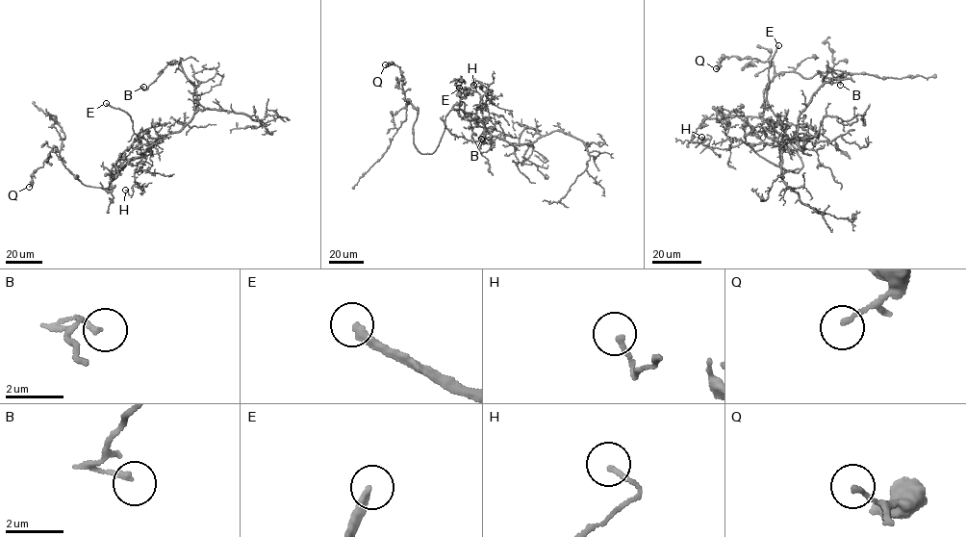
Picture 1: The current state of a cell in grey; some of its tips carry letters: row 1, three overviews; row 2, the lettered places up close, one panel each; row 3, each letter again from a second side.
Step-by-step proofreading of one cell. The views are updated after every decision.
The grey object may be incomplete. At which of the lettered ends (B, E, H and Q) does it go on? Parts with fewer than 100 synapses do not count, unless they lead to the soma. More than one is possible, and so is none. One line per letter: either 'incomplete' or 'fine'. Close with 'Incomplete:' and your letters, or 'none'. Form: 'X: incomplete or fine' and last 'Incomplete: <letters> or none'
B: fine
E: incomplete
H: fine
Q: fine
Incomplete: E

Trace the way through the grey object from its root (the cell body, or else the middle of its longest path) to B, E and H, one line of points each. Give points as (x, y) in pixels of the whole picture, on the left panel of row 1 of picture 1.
B: (112, 181), (150, 142), (178, 132), (203, 109), (179, 62), (171, 61), (143, 87)
E: (112, 181), (127, 162), (146, 152), (149, 142), (134, 132), (131, 116), (106, 103)
H: (112, 181), (127, 162), (146, 151), (135, 175), (139, 187), (134, 185), (131, 195), (125, 190)

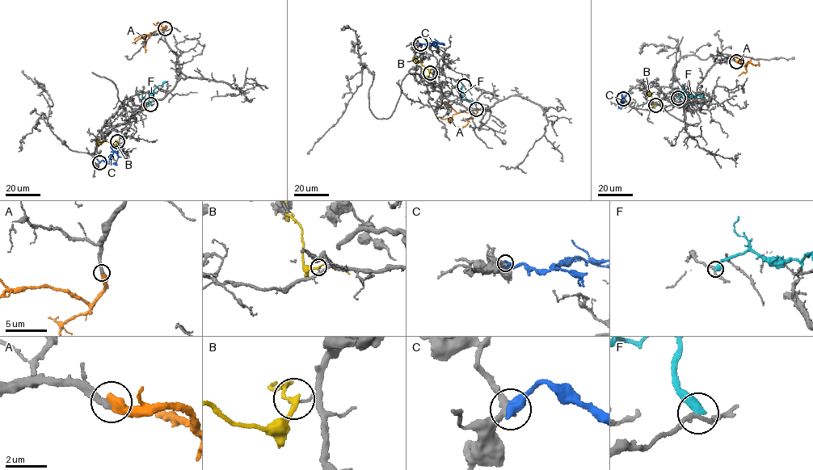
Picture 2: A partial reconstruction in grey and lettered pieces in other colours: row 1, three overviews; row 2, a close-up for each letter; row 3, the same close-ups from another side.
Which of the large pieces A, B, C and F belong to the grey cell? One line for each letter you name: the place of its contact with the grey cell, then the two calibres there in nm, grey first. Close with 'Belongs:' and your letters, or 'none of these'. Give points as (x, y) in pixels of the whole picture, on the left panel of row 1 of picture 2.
A: contact (165, 28); calibres 300 and 550 nm
Belongs: A

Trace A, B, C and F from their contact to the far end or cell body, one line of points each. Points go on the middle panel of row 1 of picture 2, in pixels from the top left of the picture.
A: (476, 109), (474, 115), (460, 111), (453, 114), (451, 119)
B: (430, 73), (413, 56)
C: (420, 44), (444, 44)
F: (464, 86), (461, 98), (473, 102), (470, 107)

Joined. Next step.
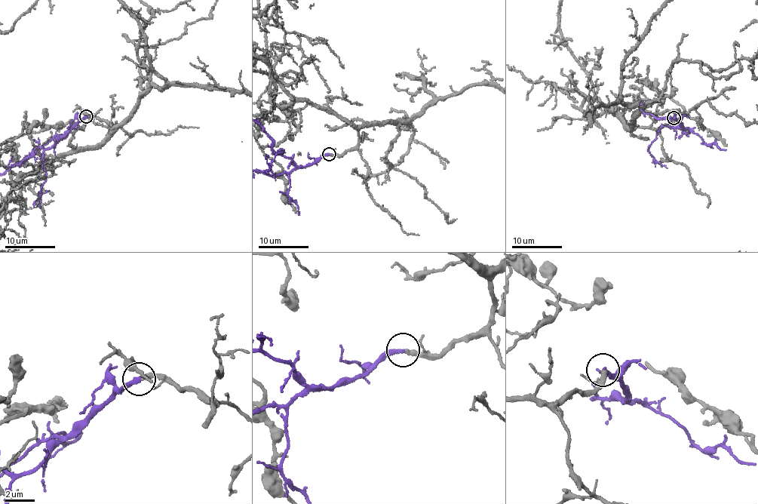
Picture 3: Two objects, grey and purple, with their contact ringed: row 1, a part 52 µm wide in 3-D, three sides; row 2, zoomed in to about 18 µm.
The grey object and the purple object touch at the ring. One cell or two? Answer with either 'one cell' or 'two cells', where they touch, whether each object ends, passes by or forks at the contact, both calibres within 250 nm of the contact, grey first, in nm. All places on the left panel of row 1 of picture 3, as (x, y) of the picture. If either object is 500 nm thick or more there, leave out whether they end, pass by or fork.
one cell; place (86, 116); grey ends; purple ends; calibres 280 and 300 nm

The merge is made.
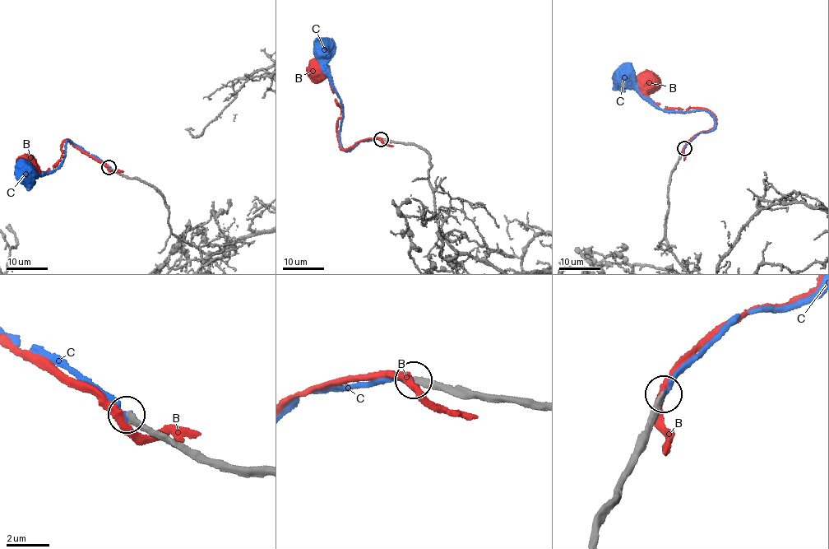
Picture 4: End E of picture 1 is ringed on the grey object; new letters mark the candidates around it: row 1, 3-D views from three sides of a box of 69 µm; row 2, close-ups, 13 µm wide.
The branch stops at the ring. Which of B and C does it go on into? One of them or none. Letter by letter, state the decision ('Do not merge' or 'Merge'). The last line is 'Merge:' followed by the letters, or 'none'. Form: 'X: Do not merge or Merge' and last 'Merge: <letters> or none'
B: Do not merge
C: Merge
Merge: C

